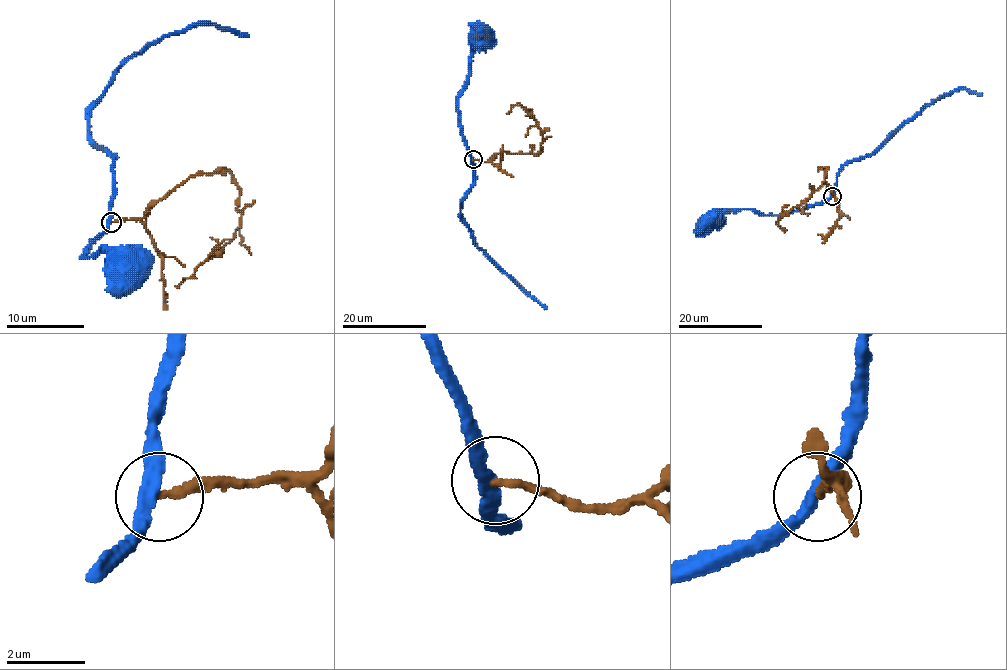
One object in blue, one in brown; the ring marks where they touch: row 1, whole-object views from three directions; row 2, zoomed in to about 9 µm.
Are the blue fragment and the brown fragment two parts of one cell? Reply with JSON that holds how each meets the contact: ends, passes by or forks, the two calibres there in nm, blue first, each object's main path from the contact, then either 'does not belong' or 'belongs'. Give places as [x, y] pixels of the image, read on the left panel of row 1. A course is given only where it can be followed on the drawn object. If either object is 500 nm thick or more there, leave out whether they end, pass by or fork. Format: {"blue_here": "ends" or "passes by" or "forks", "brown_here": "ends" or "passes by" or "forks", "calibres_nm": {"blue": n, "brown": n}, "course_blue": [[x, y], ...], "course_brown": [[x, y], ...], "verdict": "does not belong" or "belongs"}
{"blue_here": "passes by", "brown_here": "ends", "calibres_nm": {"blue": 340, "brown": 190}, "course_blue": [[111, 221], [85, 249], [83, 256], [91, 256], [101, 247], [128, 266], [130, 264]], "course_brown": [[111, 221], [142, 218], [190, 177], [220, 169], [231, 175], [239, 196], [241, 223], [229, 241], [175, 286]], "verdict": "does not belong"}

